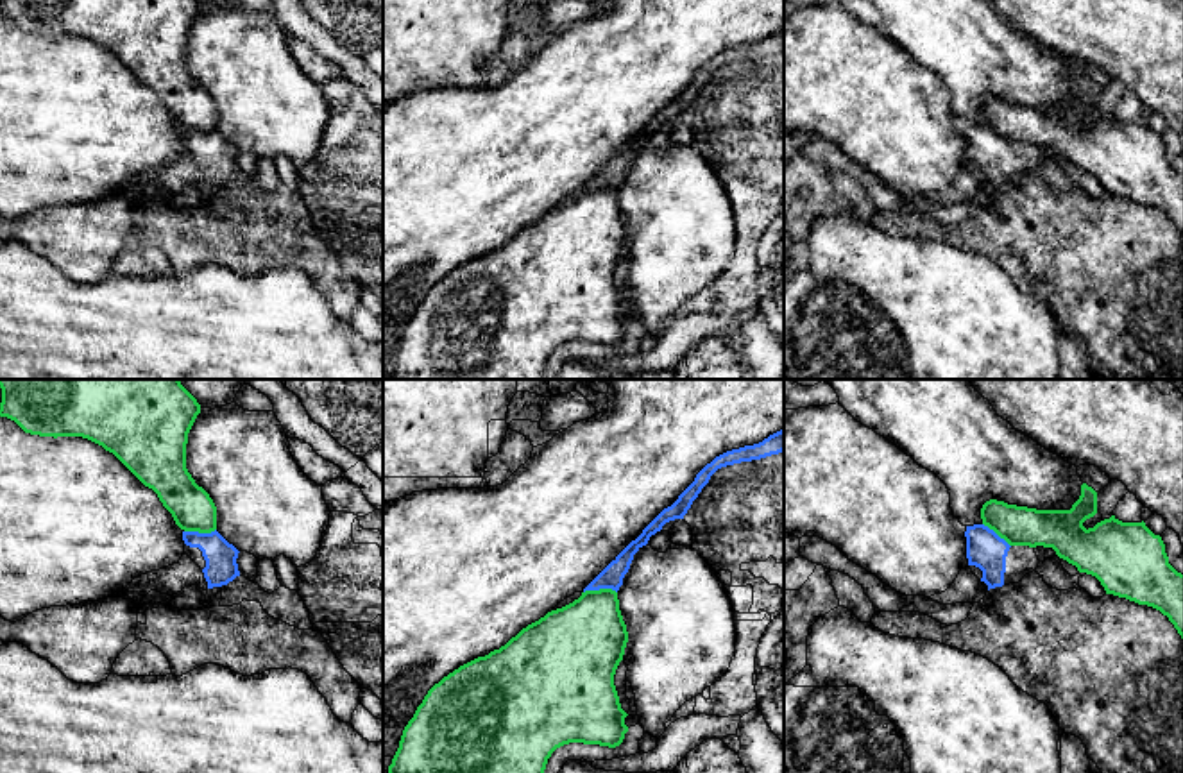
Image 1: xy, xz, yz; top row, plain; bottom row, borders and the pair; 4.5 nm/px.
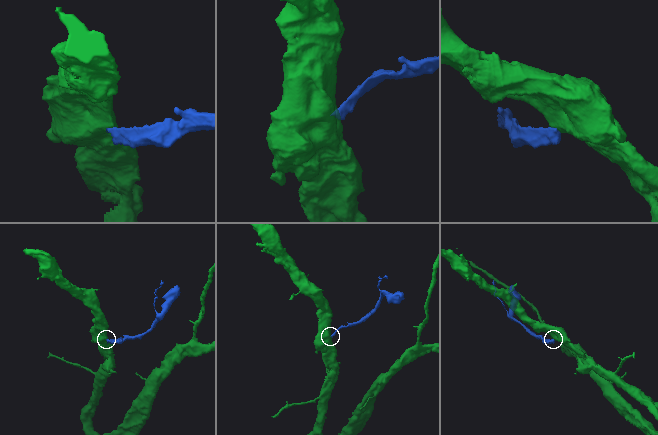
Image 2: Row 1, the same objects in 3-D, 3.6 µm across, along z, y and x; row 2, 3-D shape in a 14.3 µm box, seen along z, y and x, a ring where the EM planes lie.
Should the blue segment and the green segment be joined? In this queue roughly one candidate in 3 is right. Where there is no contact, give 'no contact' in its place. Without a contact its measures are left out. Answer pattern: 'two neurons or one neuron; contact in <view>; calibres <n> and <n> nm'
two neurons; contact in xz; calibres 100 and 360 nm

